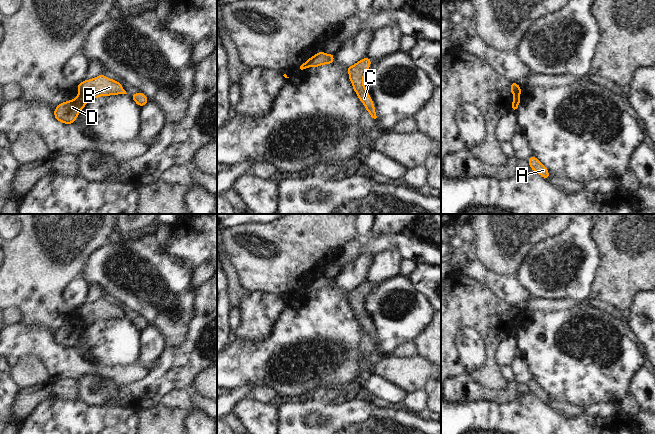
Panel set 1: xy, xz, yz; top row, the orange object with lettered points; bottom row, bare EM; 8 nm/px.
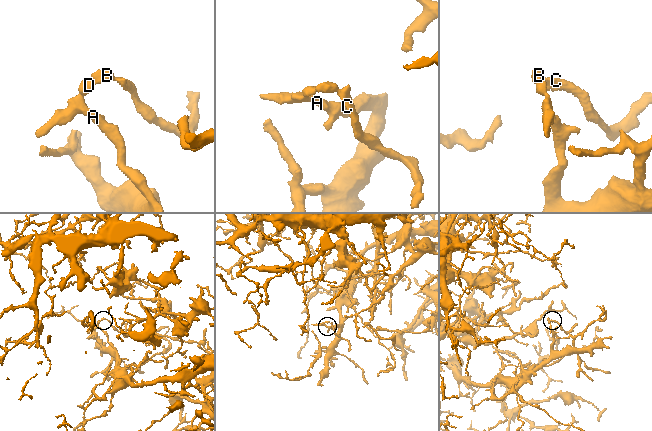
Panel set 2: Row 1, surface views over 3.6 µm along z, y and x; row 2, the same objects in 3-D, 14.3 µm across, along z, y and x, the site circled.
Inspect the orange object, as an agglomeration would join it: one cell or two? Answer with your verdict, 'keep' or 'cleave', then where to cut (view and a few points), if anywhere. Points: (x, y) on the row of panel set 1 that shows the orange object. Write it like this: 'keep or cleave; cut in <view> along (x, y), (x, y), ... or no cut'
cleave; cut in xy along (79, 94), (87, 101)

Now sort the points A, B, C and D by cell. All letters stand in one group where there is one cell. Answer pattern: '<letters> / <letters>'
A D / B C

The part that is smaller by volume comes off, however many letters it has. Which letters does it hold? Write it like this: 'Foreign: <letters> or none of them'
Foreign: B, C

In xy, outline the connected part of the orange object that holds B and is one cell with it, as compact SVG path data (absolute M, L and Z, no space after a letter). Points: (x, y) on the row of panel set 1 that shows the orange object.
M103 74L82 81L78 84L77 90L79 95L85 98L87 102L100 96L127 94L120 82L112 80Z

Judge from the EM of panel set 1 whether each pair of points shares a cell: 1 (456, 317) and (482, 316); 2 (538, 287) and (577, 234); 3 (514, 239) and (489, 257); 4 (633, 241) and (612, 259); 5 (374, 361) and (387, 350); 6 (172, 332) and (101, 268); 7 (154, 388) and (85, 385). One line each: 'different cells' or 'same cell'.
1: same cell
2: same cell
3: same cell
4: same cell
5: same cell
6: same cell
7: same cell

